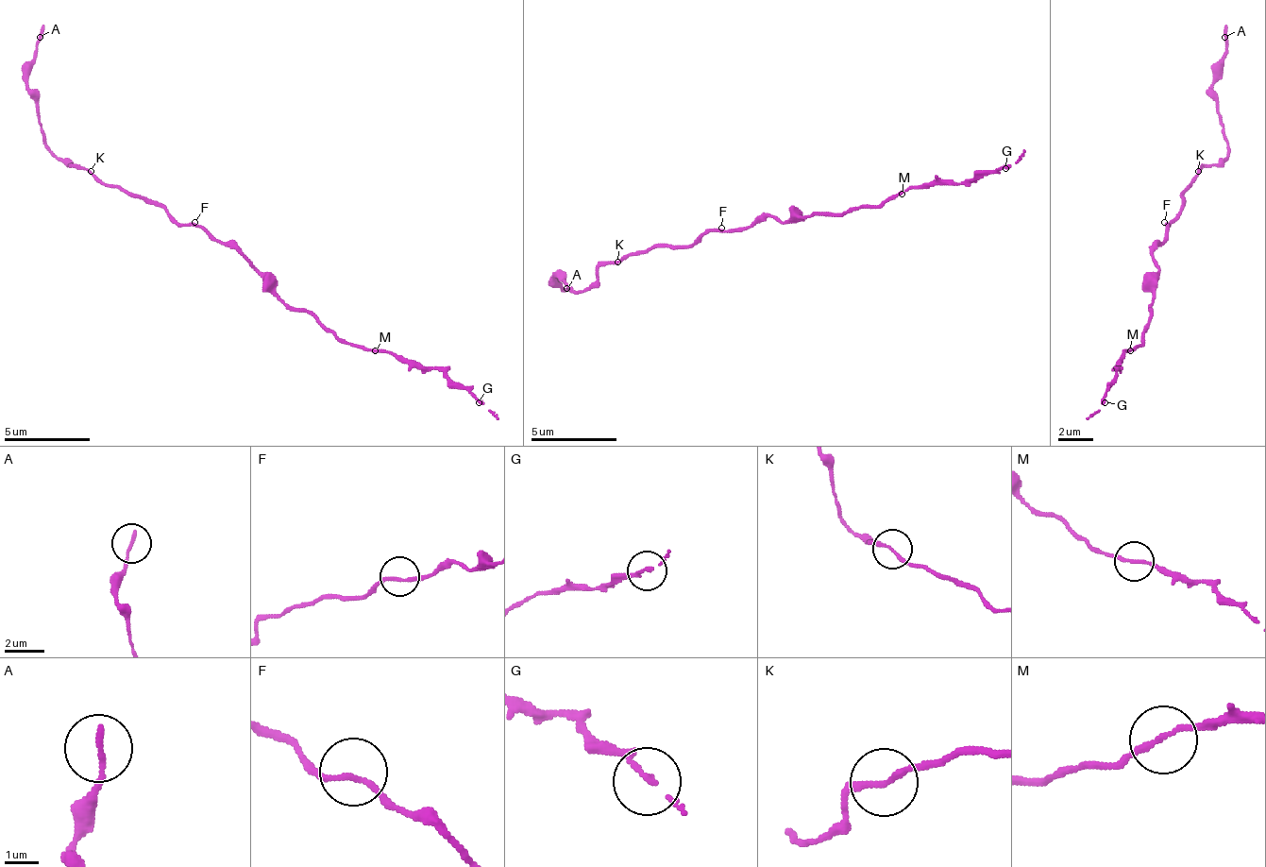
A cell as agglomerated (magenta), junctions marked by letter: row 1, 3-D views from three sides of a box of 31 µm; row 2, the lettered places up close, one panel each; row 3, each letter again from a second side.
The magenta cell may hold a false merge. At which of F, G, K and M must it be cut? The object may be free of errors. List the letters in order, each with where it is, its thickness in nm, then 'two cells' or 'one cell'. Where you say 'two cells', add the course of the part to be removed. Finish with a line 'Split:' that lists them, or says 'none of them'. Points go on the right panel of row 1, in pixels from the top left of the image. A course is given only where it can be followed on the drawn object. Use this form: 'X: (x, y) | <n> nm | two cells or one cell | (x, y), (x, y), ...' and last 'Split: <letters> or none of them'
F: (1164, 222) | 160 nm | one cell
G: (1105, 402) | 130 nm | one cell
K: (1198, 171) | 170 nm | two cells | (1199, 170), (1216, 165), (1229, 148), (1216, 84), (1216, 62), (1224, 54), (1224, 24)
M: (1130, 350) | 160 nm | one cell
Split: K

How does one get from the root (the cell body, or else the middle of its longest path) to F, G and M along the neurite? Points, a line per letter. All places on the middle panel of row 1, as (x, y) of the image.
F: (747, 228), (730, 228), (726, 232), (721, 228)
G: (747, 228), (768, 215), (777, 219), (846, 215), (863, 207), (881, 207), (906, 189), (967, 185), (1005, 168)
M: (747, 228), (768, 215), (777, 219), (846, 215), (863, 207), (881, 207), (902, 194)

